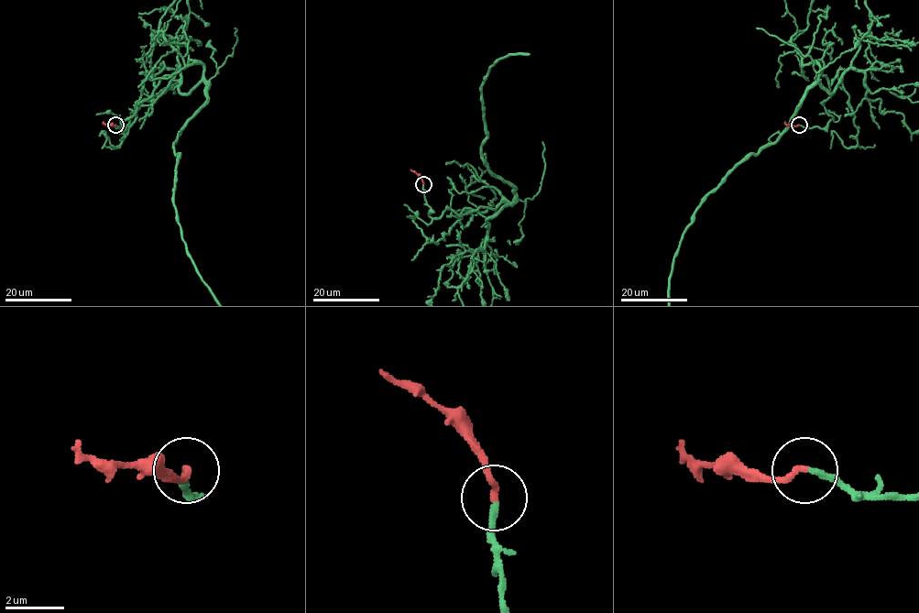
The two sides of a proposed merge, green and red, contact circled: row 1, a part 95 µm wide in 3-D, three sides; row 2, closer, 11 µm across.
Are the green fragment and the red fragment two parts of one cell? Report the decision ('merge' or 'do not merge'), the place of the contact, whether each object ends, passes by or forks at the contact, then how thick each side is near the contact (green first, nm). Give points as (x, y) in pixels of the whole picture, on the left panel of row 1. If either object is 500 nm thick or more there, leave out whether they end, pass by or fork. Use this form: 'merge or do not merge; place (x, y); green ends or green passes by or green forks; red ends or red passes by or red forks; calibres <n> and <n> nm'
merge; place (115, 125); green ends; red ends; calibres 220 and 240 nm

